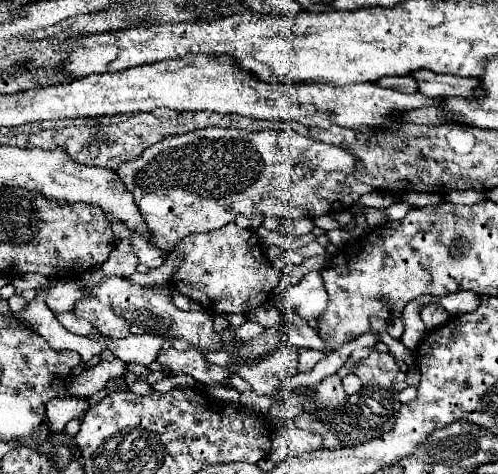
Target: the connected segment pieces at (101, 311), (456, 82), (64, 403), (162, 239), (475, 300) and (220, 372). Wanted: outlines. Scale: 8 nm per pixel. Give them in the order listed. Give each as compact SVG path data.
M109 278L105 282L101 282L99 286L95 288L89 288L89 292L93 294L93 298L85 298L81 302L75 304L73 312L79 316L79 318L85 318L89 320L101 334L105 336L113 336L113 338L127 338L132 335L143 334L149 332L149 334L159 334L159 336L165 336L165 338L183 338L187 342L191 342L195 348L199 348L203 354L209 352L209 350L219 350L223 346L219 346L219 334L213 332L213 318L209 312L205 310L186 312L179 310L173 302L171 302L171 292L157 292L153 288L145 288L145 286L135 286L131 282L127 282L125 278Z
M425 68L411 72L415 82L419 84L419 92L429 98L441 98L441 96L469 96L473 92L473 84L477 84L477 78L469 80L463 76L449 76L449 74L435 74Z
M65 396L49 400L45 408L49 432L61 432L69 420L85 416L89 408L91 408L91 398L83 396Z
M207 126L149 146L137 160L121 164L117 176L135 196L135 204L147 224L153 244L169 252L181 236L219 230L221 226L233 222L239 214L315 218L327 212L349 210L359 196L373 192L371 186L353 178L355 168L355 156L351 156L351 152L315 142L309 136L301 136L291 130L249 132L241 128Z
M459 292L459 294L445 296L445 298L423 296L423 302L429 302L429 300L441 300L441 304L445 306L445 310L451 316L459 316L459 314L465 314L465 312L473 312L481 304L481 296L477 296L473 292Z
M175 348L161 350L155 362L165 366L171 374L187 374L193 376L197 382L205 384L215 384L215 382L225 384L225 380L229 378L225 366L209 364L199 350L185 350L185 352L179 352Z

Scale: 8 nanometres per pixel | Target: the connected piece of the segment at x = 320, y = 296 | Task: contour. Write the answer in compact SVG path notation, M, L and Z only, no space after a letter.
M321 270L309 272L299 284L291 286L285 296L285 302L289 304L293 312L301 314L305 320L319 318L321 312L325 312L329 304L329 296L325 294Z

